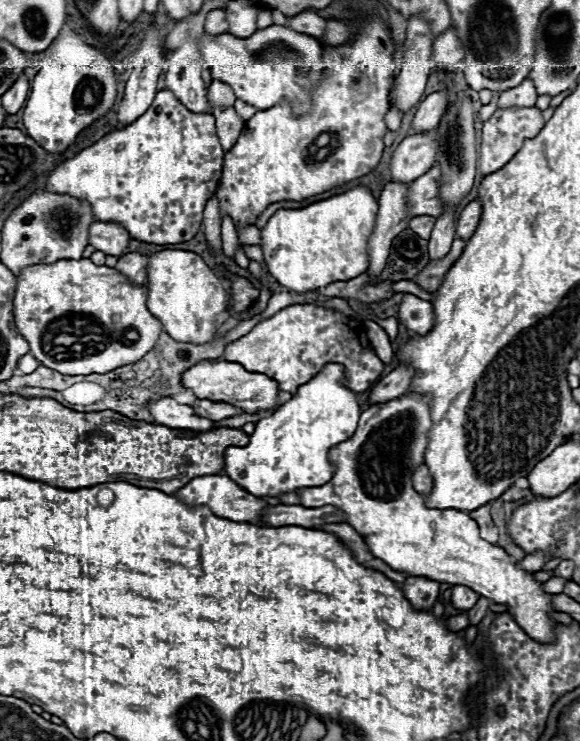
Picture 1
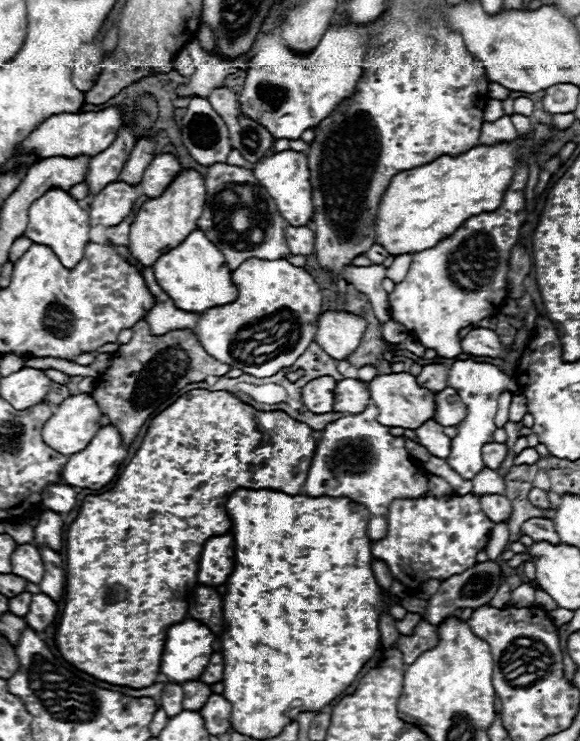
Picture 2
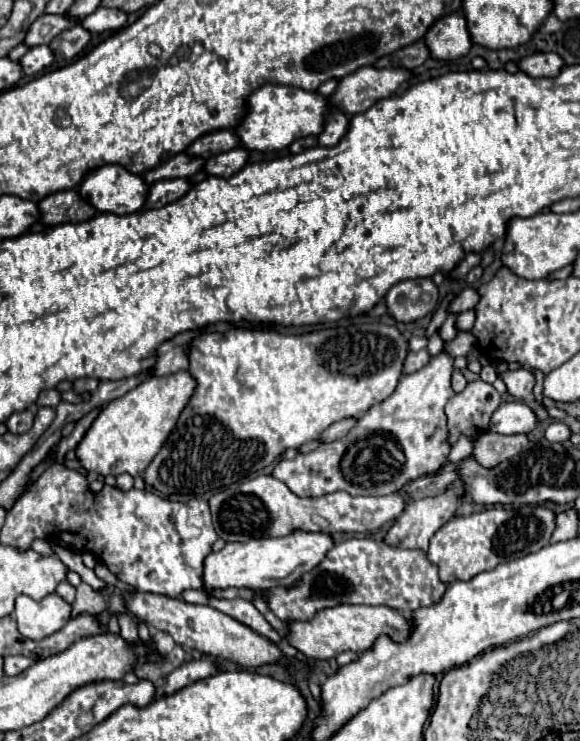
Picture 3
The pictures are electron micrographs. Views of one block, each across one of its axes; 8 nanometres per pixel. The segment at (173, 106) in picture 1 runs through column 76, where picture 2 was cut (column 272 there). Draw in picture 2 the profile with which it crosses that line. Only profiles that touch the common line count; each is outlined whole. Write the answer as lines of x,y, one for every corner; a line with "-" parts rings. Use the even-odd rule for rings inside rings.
284,150
276,152
270,156
264,156
258,160
252,168
254,176
258,182
268,190
268,194
274,198
280,216
290,224
290,226
306,226
312,220
314,206
312,206
312,186
310,186
310,170
308,170
308,160
304,152
294,152
294,150

